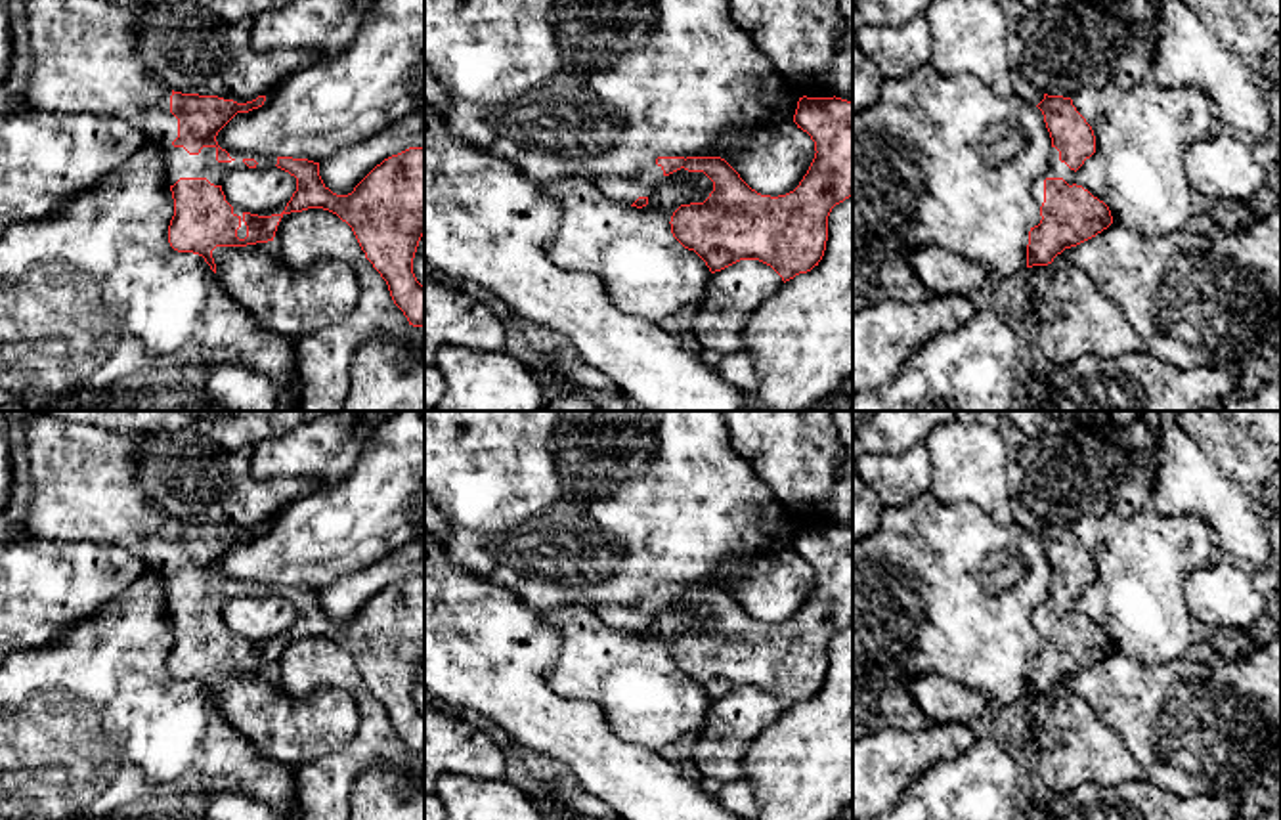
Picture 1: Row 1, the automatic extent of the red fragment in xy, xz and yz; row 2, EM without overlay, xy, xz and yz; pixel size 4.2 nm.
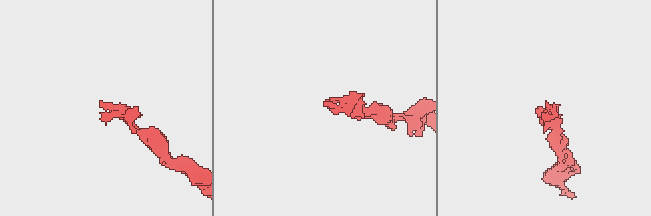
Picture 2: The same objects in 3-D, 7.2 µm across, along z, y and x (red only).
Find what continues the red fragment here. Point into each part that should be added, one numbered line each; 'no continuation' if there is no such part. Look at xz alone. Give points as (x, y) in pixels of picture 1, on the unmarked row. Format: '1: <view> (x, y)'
1: xz (626, 618)

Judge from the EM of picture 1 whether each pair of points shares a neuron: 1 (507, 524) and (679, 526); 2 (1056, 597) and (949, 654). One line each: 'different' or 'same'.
1: same
2: different

